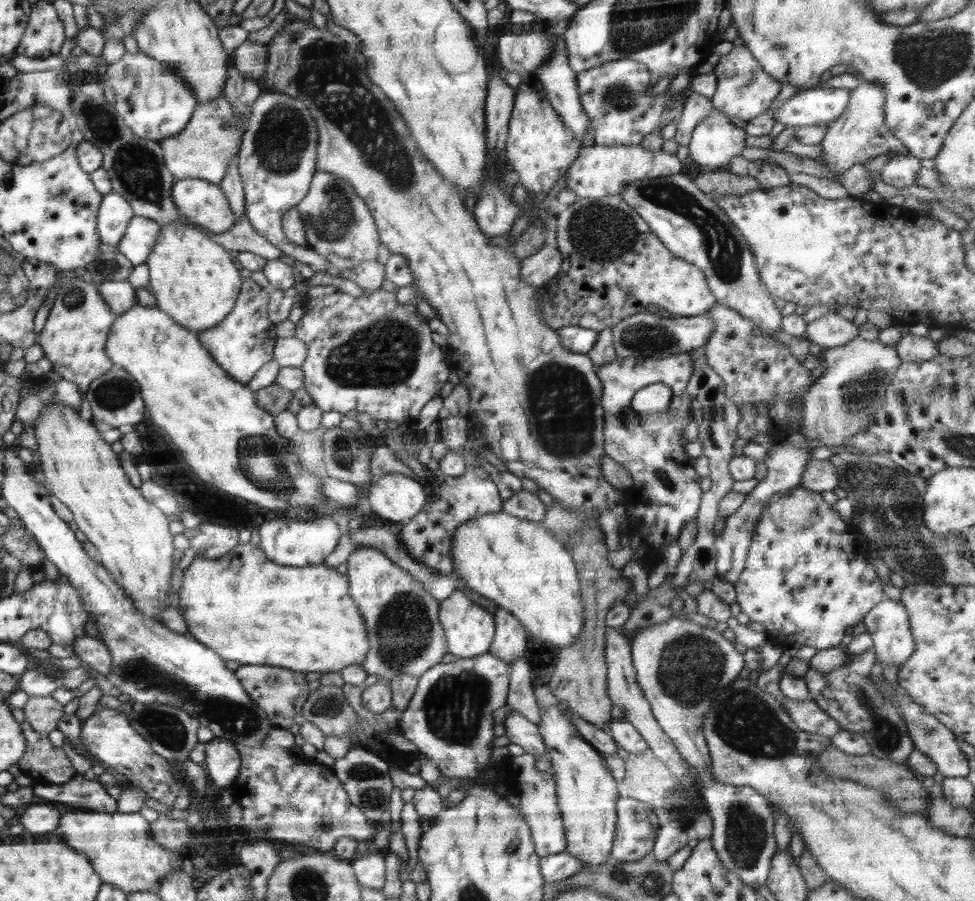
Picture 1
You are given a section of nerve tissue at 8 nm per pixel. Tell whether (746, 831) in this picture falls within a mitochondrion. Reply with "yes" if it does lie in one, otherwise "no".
yes

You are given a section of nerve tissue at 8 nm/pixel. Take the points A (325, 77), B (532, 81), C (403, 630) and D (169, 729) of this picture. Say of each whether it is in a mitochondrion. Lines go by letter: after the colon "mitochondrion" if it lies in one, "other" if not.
A: mitochondrion
B: other
C: mitochondrion
D: mitochondrion

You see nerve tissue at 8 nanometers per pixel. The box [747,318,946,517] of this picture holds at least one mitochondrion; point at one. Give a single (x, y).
(860, 395)

